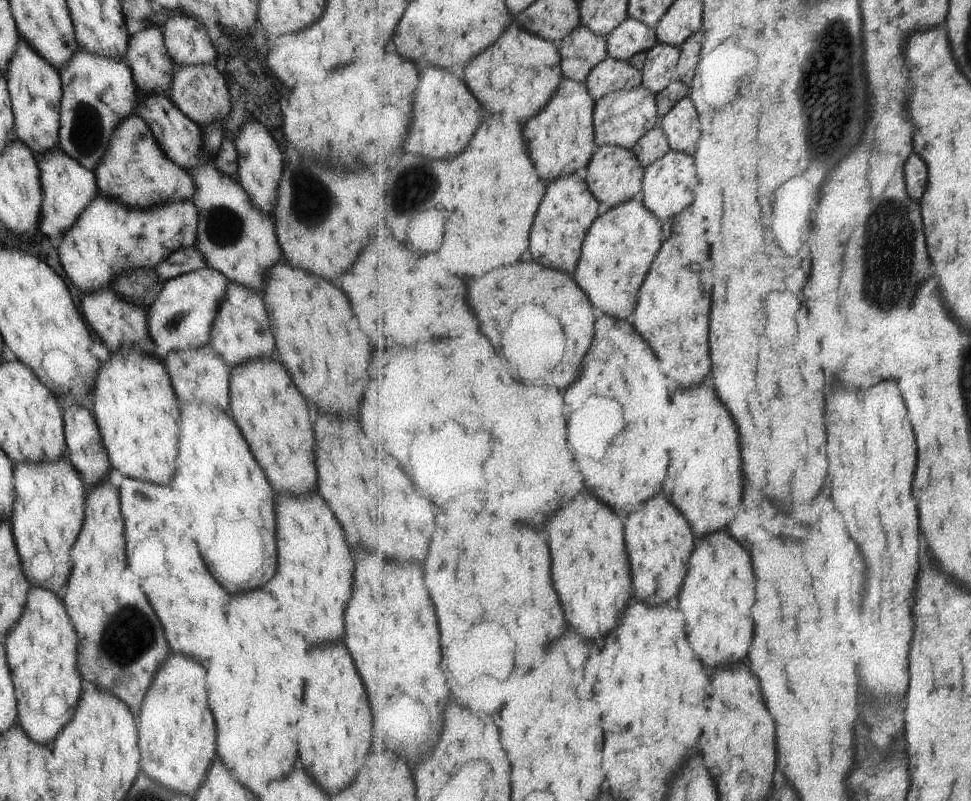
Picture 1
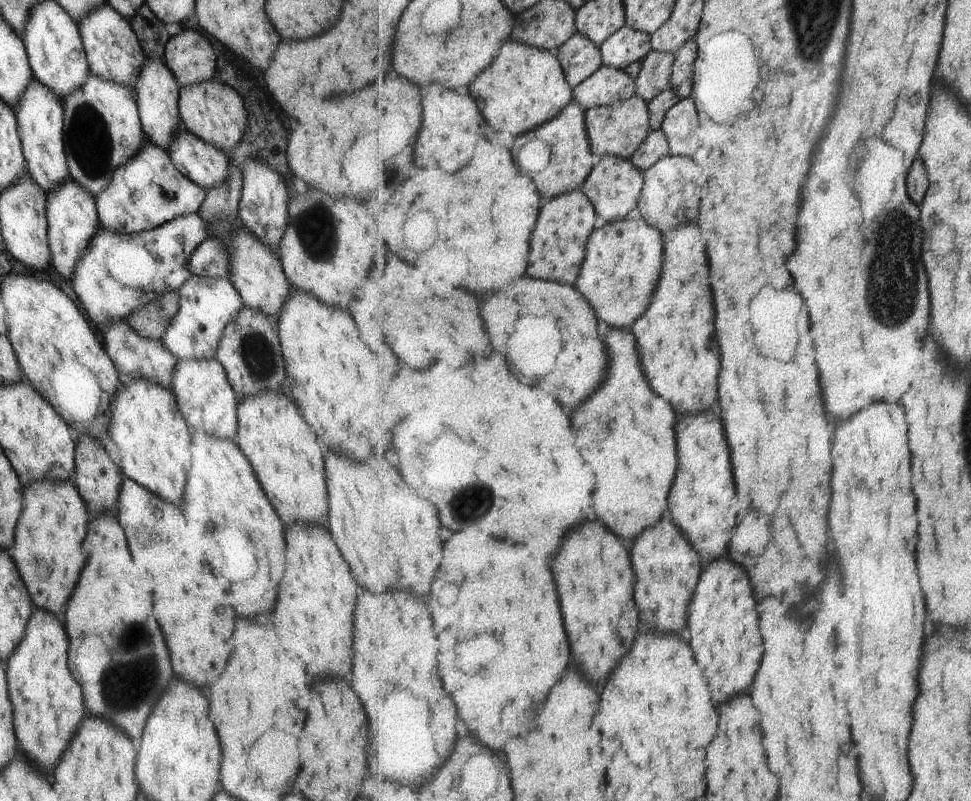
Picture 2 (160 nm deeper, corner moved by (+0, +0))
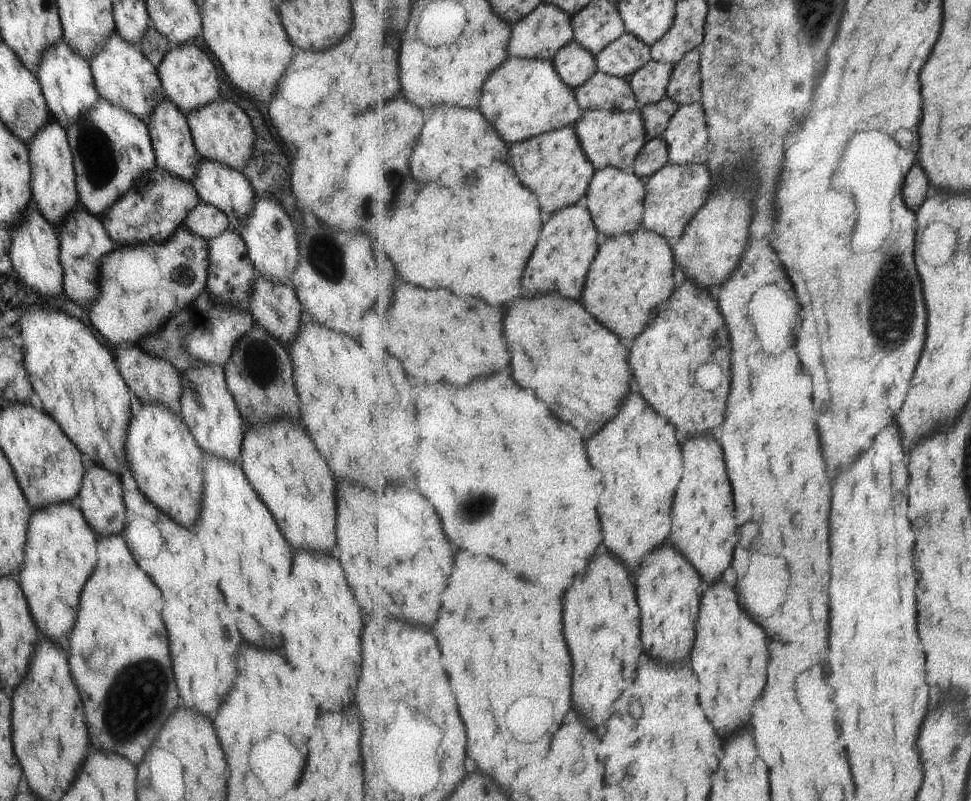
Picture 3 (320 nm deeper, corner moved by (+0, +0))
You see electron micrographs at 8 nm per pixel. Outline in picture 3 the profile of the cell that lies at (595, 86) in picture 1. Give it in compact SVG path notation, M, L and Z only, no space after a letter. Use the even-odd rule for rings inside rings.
M599 70L587 83L576 88L576 97L585 112L592 110L631 112L642 107L630 82Z

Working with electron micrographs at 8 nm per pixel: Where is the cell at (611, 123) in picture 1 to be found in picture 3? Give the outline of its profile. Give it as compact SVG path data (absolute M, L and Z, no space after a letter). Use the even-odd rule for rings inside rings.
M635 109L631 112L608 110L586 111L574 124L574 128L585 154L592 161L597 171L607 167L617 167L618 169L632 172L636 158L640 155L645 143L649 140L644 117L640 109Z

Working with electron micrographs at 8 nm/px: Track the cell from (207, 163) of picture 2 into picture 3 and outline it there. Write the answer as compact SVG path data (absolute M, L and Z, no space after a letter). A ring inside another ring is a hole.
M200 158L197 168L194 168L194 175L190 183L198 194L199 200L221 209L221 212L226 214L228 218L227 230L239 233L242 219L250 212L255 200L250 182L243 174L218 162Z

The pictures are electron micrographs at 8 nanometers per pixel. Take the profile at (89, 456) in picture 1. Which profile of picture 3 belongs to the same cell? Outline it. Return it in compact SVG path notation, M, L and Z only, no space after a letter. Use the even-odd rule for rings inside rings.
M85 462L84 475L81 478L75 504L81 510L86 523L93 528L95 534L117 534L121 536L125 522L125 507L122 499L121 481L119 476L105 470L99 465Z

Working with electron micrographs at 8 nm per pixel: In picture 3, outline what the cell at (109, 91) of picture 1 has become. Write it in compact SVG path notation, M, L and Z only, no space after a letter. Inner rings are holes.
M97 98L95 104L65 126L67 144L72 152L78 202L87 212L99 218L136 180L155 168L155 157L145 121L126 110Z

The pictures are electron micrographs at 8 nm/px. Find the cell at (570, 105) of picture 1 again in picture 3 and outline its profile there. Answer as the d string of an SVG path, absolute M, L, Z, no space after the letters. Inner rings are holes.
M574 126L557 129L527 142L515 144L511 148L511 160L515 166L521 166L523 172L531 172L531 176L521 176L519 180L535 192L542 210L552 214L583 203L597 171L585 154Z

